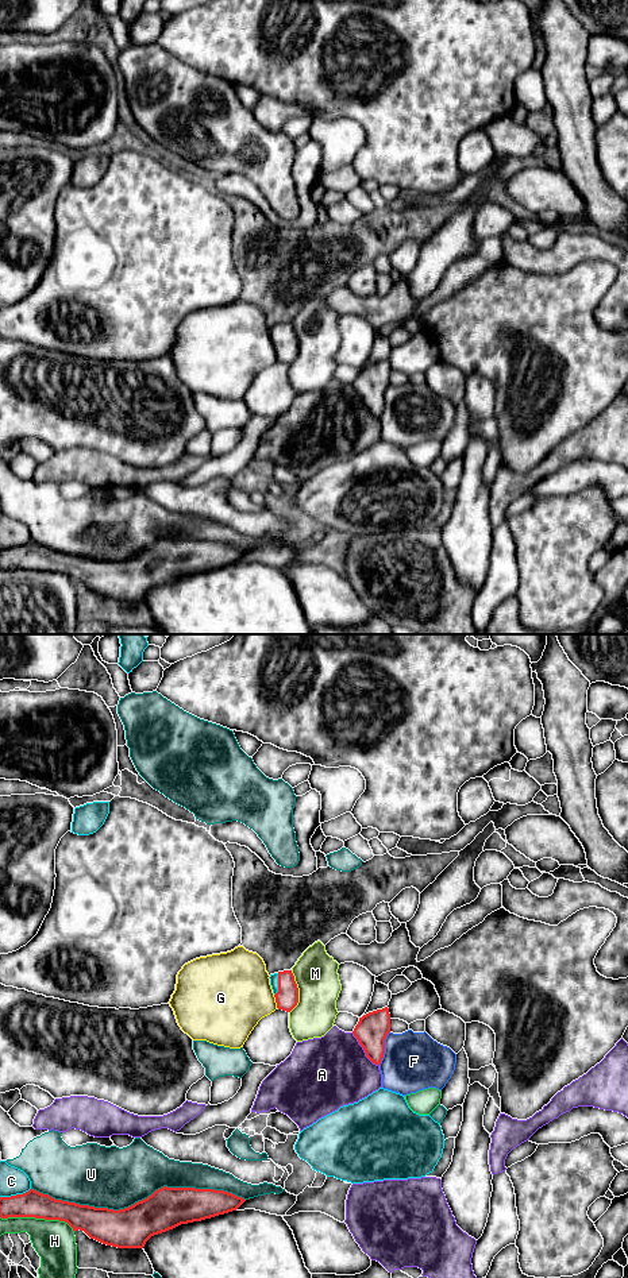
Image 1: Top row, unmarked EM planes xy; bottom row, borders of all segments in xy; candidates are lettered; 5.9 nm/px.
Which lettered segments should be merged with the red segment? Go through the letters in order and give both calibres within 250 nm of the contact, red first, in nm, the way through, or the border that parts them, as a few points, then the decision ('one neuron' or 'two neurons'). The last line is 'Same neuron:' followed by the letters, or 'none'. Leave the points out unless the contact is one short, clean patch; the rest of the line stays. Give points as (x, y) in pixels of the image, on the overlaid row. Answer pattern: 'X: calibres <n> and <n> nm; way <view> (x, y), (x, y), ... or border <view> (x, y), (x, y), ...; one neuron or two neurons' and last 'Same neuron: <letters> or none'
A: calibres 190 and 440 nm; two neurons
C: calibres 160 and 160 nm; one neuron
F: calibres 190 and 360 nm; two neurons
G: calibres 140 and 420 nm; two neurons
H: calibres 160 and 240 nm; two neurons
M: calibres 140 and 260 nm; two neurons
U: calibres 240 and 360 nm; two neurons
Same neuron: C

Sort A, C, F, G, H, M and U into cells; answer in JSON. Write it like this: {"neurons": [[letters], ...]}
{"neurons": [["A"], ["C"], ["F"], ["G"], ["H"], ["M"], ["U"]]}

